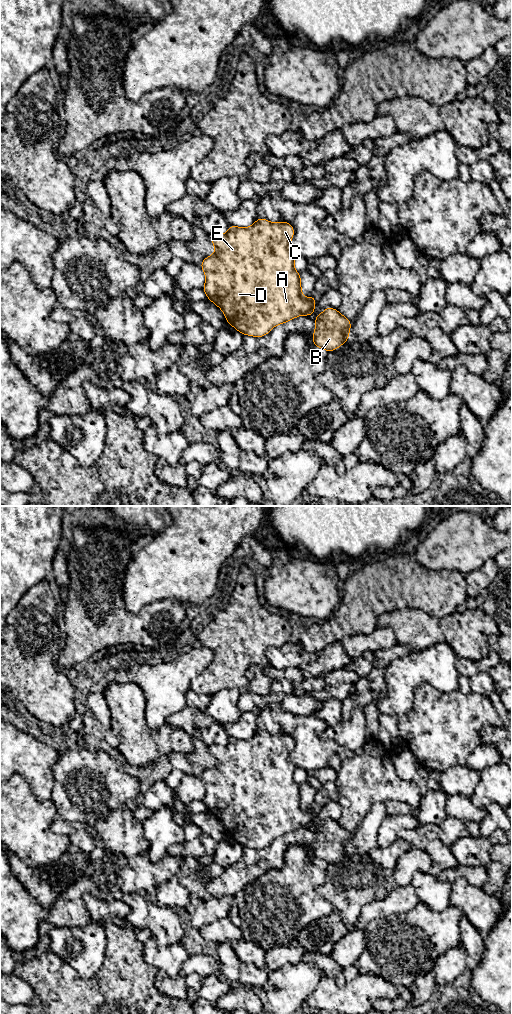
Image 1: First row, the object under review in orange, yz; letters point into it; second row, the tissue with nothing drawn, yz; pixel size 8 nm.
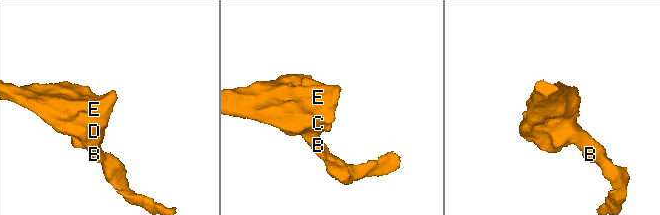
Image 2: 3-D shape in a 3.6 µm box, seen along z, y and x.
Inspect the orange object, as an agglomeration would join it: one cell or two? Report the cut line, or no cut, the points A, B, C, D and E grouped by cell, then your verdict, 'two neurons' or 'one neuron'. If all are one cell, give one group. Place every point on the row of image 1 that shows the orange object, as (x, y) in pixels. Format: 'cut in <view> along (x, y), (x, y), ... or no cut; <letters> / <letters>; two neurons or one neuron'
no cut; A B C D E; one neuron

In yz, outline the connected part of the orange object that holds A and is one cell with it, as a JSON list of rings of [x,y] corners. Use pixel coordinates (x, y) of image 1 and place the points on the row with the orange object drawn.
[[[263,218],[257,219],[248,228],[231,225],[225,235],[209,234],[209,239],[215,245],[215,253],[204,258],[200,264],[206,276],[202,290],[208,300],[223,311],[228,324],[242,335],[263,337],[276,325],[284,324],[300,315],[313,314],[317,297],[303,297],[300,274],[294,268],[296,254],[289,245],[293,237],[294,228],[289,222],[272,223]]]

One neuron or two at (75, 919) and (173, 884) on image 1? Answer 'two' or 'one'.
two

